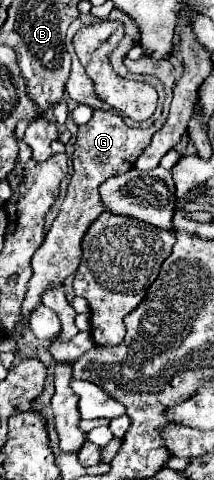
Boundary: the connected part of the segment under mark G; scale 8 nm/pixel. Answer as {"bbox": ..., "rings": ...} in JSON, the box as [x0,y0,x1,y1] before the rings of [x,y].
{"bbox":[16,56,174,334],"rings":[[[142,56],[140,60],[124,60],[126,68],[133,74],[148,74],[158,76],[162,82],[166,82],[166,102],[164,102],[164,112],[162,116],[150,126],[150,128],[130,128],[122,122],[122,118],[114,118],[114,114],[108,114],[104,110],[94,110],[94,116],[88,124],[78,128],[78,136],[74,142],[74,176],[68,184],[68,194],[60,206],[60,212],[44,240],[44,244],[38,248],[38,252],[32,258],[32,268],[34,274],[30,278],[28,284],[28,296],[24,300],[22,306],[22,318],[16,324],[16,332],[22,334],[22,324],[24,318],[30,316],[30,312],[40,304],[42,292],[52,286],[52,284],[60,284],[64,282],[66,276],[70,276],[82,258],[82,236],[86,234],[86,230],[90,228],[90,222],[94,222],[106,208],[102,206],[100,194],[98,194],[98,186],[102,182],[106,182],[108,178],[126,172],[134,166],[136,158],[144,152],[144,148],[150,144],[150,138],[156,130],[162,128],[162,124],[166,122],[168,116],[168,104],[172,100],[172,86],[174,86],[174,66],[168,60],[154,60],[154,58],[146,58]]]}

